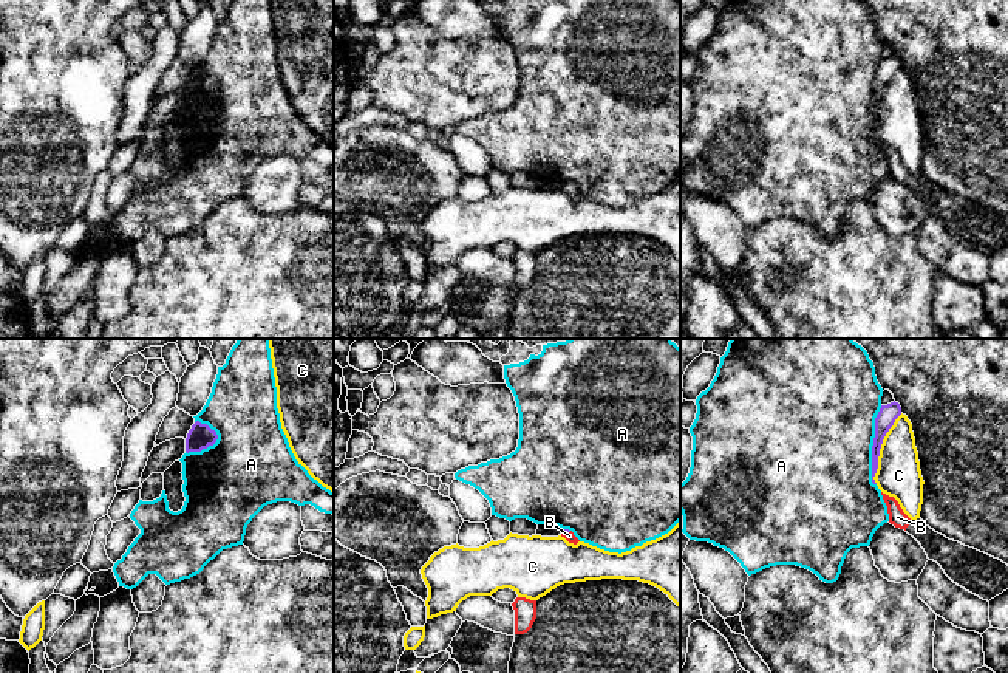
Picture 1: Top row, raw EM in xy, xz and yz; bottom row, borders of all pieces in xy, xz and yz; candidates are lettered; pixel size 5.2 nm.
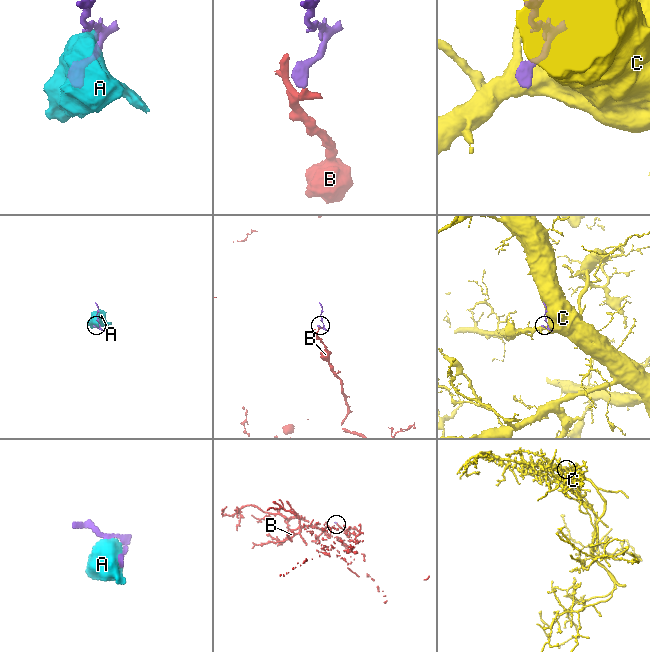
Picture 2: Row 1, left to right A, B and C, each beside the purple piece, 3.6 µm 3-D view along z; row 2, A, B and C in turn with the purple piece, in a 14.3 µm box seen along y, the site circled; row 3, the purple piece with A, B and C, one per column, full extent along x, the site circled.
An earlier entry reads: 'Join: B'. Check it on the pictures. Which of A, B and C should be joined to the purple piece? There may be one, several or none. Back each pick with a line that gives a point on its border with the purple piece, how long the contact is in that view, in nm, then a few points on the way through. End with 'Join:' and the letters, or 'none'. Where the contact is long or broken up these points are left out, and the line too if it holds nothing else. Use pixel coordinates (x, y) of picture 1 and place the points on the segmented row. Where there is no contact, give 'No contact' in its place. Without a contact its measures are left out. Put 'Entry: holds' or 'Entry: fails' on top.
Entry: holds
B: Touches purple at xz (566, 529). Shared border 60 nm. Path across: xz (561, 529), (566, 529), (569, 536)
Join: B

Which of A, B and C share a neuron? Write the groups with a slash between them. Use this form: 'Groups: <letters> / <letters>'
Groups: A / B / C

